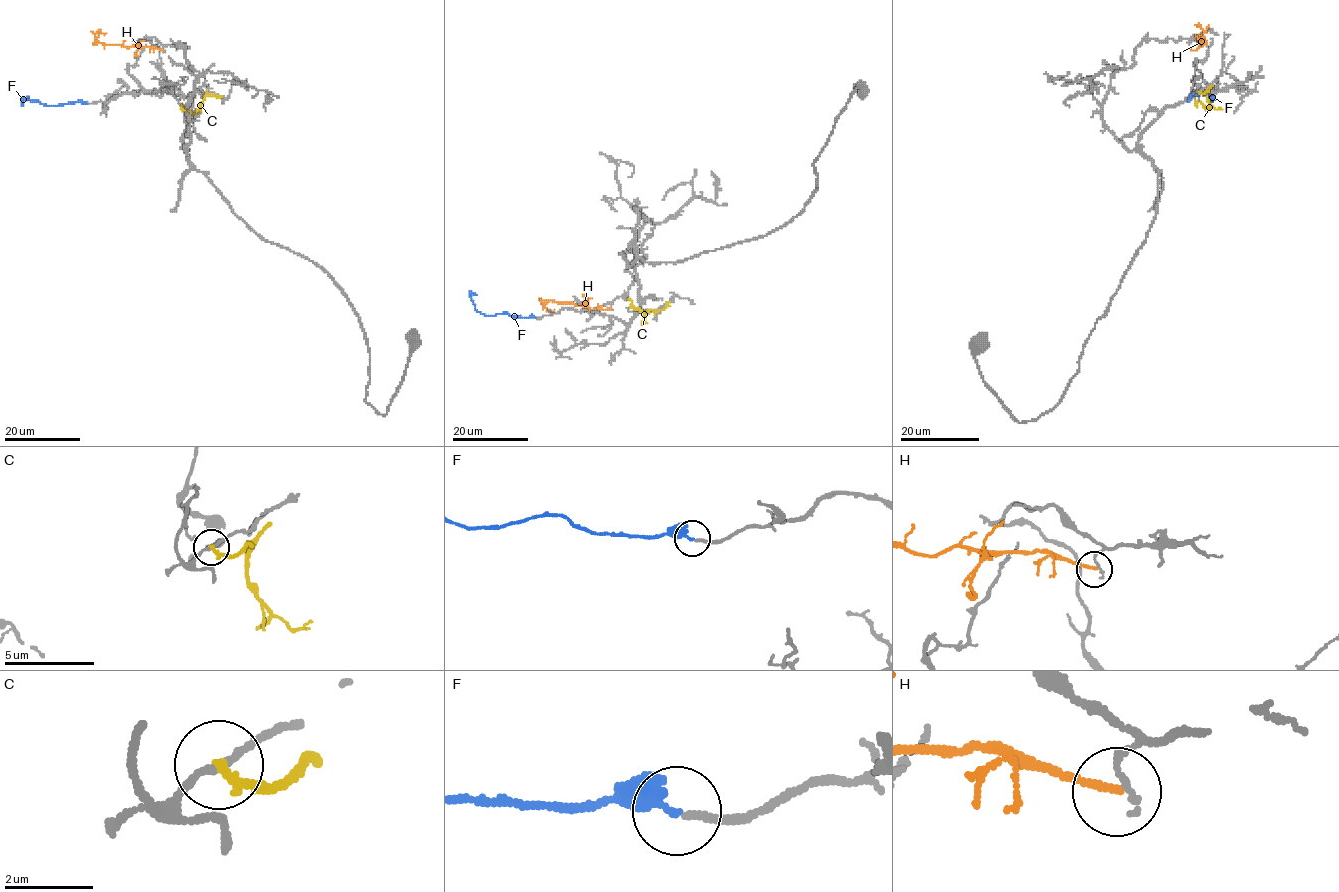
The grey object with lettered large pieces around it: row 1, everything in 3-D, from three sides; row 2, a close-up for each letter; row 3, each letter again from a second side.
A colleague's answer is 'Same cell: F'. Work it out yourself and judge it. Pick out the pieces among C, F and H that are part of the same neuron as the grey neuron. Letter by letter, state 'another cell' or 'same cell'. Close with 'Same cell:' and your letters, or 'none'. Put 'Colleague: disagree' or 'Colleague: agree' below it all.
C: another cell
F: same cell
H: another cell
Same cell: F
Colleague: agree

